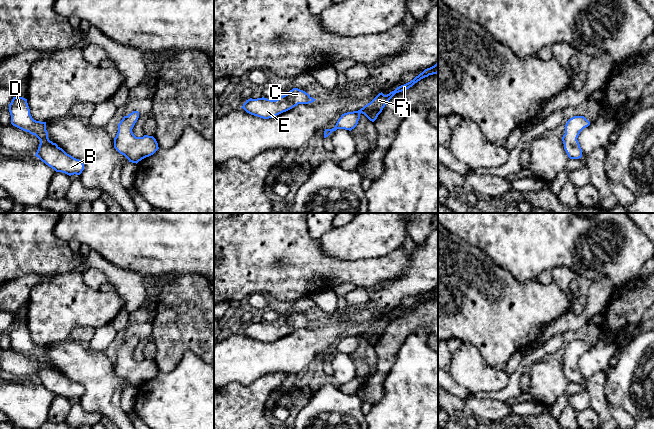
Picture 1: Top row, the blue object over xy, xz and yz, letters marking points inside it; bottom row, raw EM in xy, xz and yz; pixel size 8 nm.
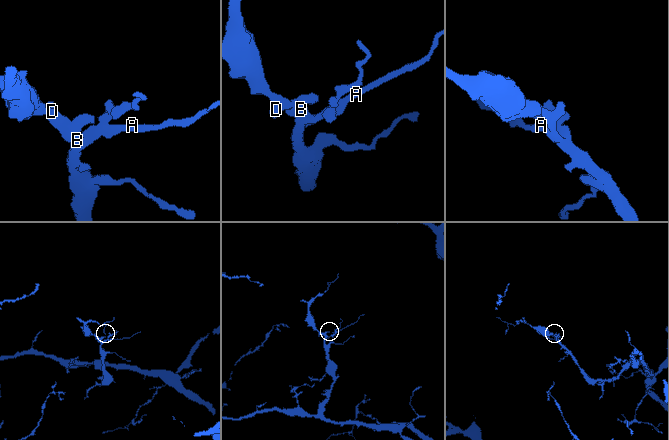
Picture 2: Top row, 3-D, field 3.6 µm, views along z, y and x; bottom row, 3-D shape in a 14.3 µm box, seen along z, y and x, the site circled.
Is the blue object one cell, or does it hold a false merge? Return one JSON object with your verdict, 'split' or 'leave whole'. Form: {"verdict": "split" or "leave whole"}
{"verdict": "leave whole"}

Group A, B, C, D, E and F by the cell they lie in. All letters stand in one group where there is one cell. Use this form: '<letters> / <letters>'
A B C D E F

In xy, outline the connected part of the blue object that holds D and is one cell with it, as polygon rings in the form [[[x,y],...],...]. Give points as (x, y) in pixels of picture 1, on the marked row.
[[[13,97],[9,104],[9,112],[13,126],[35,135],[40,140],[36,157],[56,172],[62,172],[69,176],[82,173],[83,162],[67,154],[56,143],[49,140],[46,122],[36,121],[32,118],[27,99]]]

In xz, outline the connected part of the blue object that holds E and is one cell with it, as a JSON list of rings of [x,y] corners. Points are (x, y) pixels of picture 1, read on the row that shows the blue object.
[[[293,88],[287,94],[279,97],[276,100],[267,98],[248,99],[243,104],[243,108],[247,113],[269,119],[283,112],[286,112],[298,104],[309,104],[316,99],[312,98],[308,93],[298,88]]]

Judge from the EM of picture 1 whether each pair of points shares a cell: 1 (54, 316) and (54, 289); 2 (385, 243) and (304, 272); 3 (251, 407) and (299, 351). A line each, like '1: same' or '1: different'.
1: same
2: different
3: different

